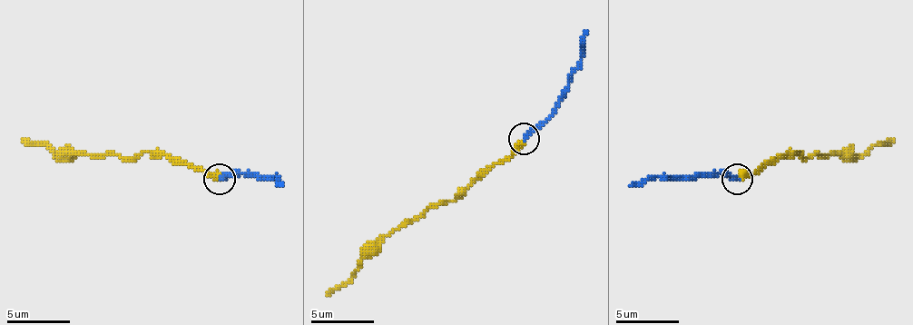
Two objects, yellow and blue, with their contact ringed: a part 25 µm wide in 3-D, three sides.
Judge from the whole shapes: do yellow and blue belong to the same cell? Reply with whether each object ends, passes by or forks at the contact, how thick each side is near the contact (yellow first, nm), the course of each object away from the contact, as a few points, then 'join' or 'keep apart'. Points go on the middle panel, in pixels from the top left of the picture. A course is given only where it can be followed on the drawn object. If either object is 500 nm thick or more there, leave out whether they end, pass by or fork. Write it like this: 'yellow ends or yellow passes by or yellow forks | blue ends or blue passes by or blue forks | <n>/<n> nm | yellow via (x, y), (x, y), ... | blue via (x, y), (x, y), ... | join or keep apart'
yellow ends | blue ends | 440/240 nm | yellow via (525, 141), (509, 157), (477, 175), (452, 201), (427, 207), (405, 220), (364, 257), (351, 276), (327, 295) | blue via (525, 138), (553, 113), (581, 59), (587, 31) | join

